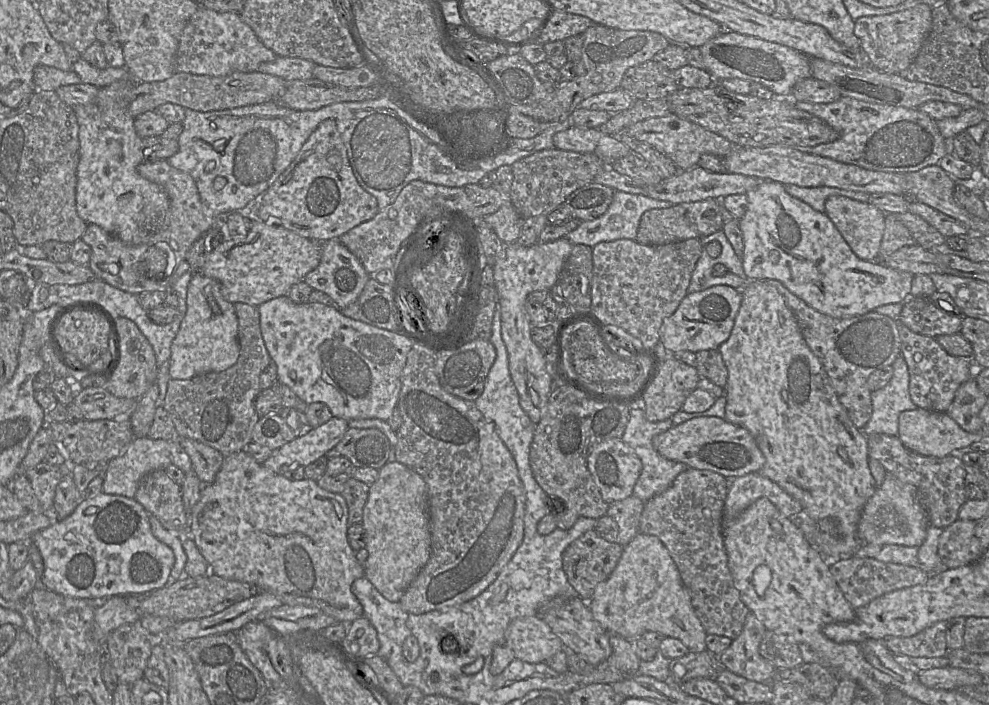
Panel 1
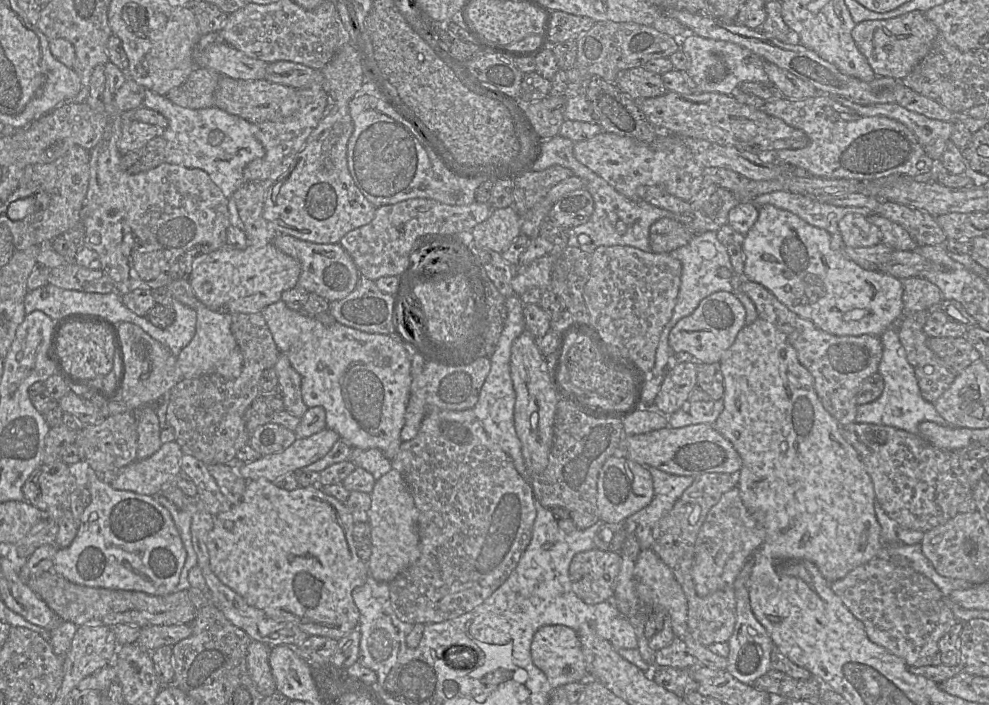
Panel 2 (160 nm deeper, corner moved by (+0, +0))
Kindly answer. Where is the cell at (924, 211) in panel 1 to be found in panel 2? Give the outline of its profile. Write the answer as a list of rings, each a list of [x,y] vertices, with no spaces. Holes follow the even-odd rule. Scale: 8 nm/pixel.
[[[881,201],[876,214],[902,226],[918,246],[944,246],[947,237],[928,212],[890,201]]]

